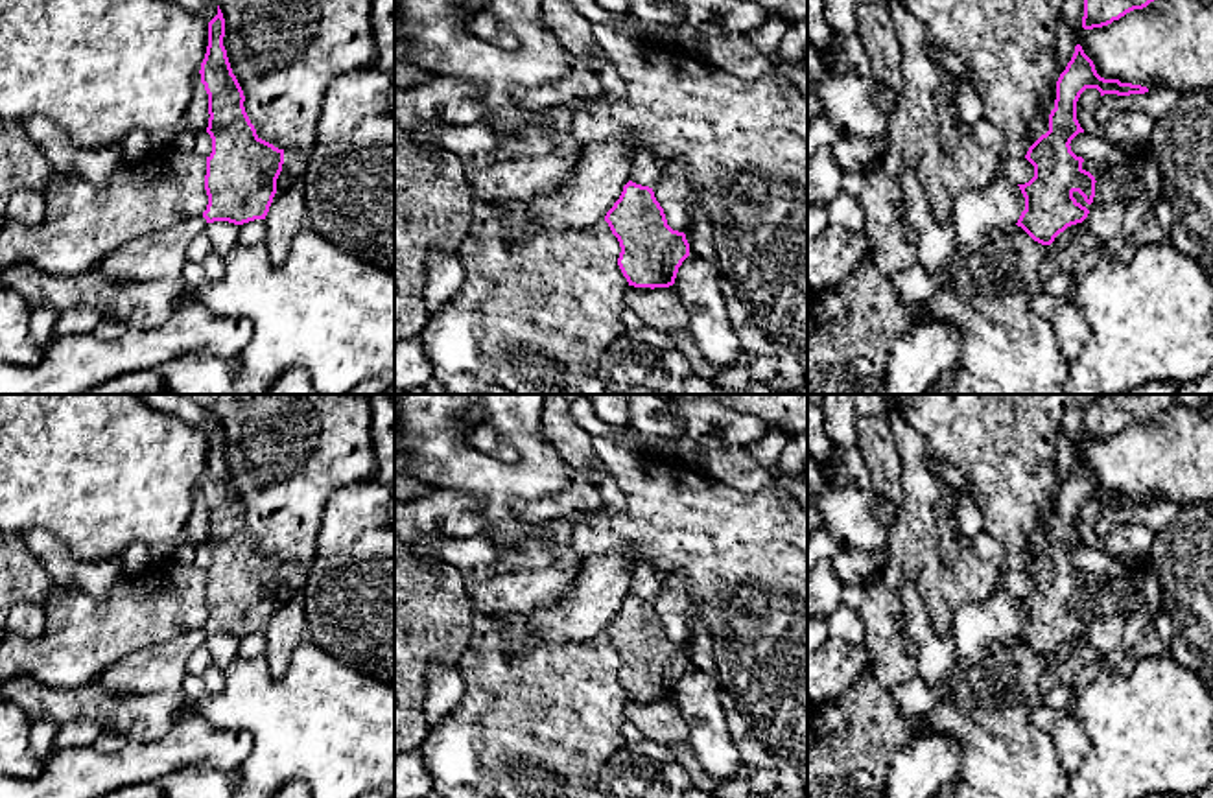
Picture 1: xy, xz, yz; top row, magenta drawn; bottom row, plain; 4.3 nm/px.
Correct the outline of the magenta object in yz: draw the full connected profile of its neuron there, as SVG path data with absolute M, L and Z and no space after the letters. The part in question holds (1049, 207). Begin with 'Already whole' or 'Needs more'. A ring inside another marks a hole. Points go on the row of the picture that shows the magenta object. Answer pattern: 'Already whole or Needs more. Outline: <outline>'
Already whole. Outline: M1082 46L1056 81L1054 109L1049 114L1049 131L1027 151L1025 158L1034 166L1034 177L1018 184L1025 197L1025 210L1018 219L1034 241L1051 245L1067 227L1082 223L1089 210L1073 194L1078 192L1088 205L1095 197L1095 177L1082 168L1084 158L1071 151L1071 140L1084 133L1077 120L1077 101L1086 88L1097 88L1101 96L1145 94L1147 87L1104 79Z

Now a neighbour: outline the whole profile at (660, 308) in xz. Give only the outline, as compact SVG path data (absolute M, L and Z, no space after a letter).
M634 288L625 289L625 308L634 311L643 326L662 334L689 330L689 313L682 299L669 288Z

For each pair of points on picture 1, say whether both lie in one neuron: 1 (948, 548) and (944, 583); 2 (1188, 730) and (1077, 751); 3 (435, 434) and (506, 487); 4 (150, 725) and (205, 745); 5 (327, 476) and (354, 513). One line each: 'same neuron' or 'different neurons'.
1: different neurons
2: different neurons
3: same neuron
4: different neurons
5: different neurons

